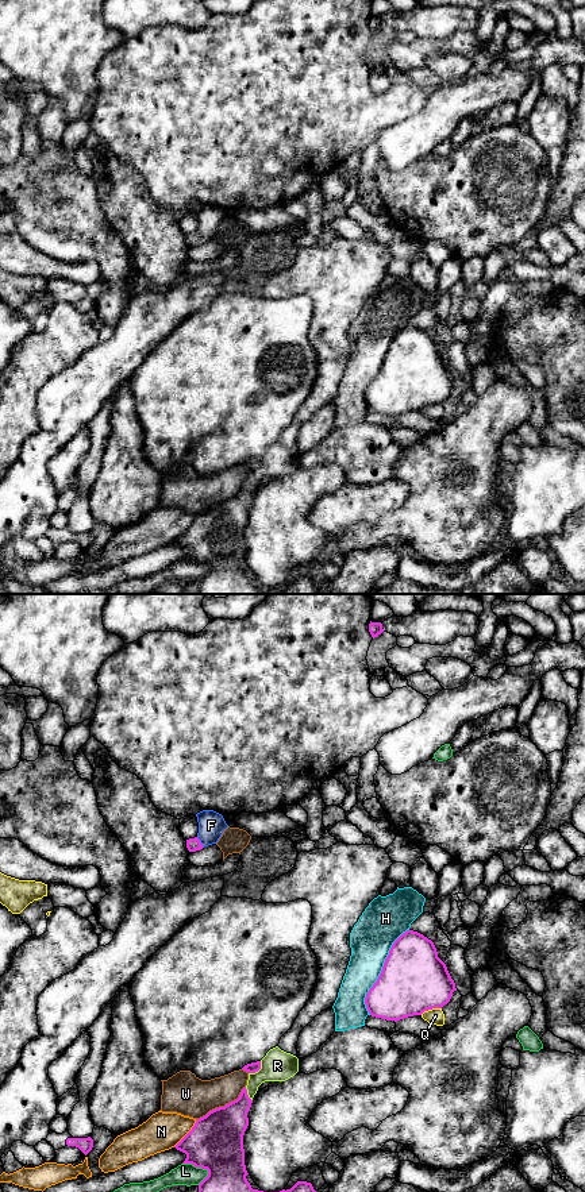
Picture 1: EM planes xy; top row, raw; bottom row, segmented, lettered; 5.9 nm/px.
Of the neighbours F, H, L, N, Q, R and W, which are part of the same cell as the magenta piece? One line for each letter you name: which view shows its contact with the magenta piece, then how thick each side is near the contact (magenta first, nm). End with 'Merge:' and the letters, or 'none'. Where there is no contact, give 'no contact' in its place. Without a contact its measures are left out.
F: meets magenta in xy; 80 nm thick on the magenta side, 160 nm on the other
R: meets magenta in xy; 60 nm thick on the magenta side, 190 nm on the other
Merge: F, R

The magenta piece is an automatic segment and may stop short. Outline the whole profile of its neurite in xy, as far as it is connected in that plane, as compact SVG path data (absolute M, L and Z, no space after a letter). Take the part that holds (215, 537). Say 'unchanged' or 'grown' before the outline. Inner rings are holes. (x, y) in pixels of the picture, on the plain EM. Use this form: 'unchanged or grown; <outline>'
grown; M276 441L261 456L242 464L249 468L249 475L239 493L196 514L192 525L174 541L186 549L182 559L208 566L199 579L197 594L319 594L307 576L268 589L253 585L246 574L243 531L253 493L262 478L293 472L299 467L299 454Z

